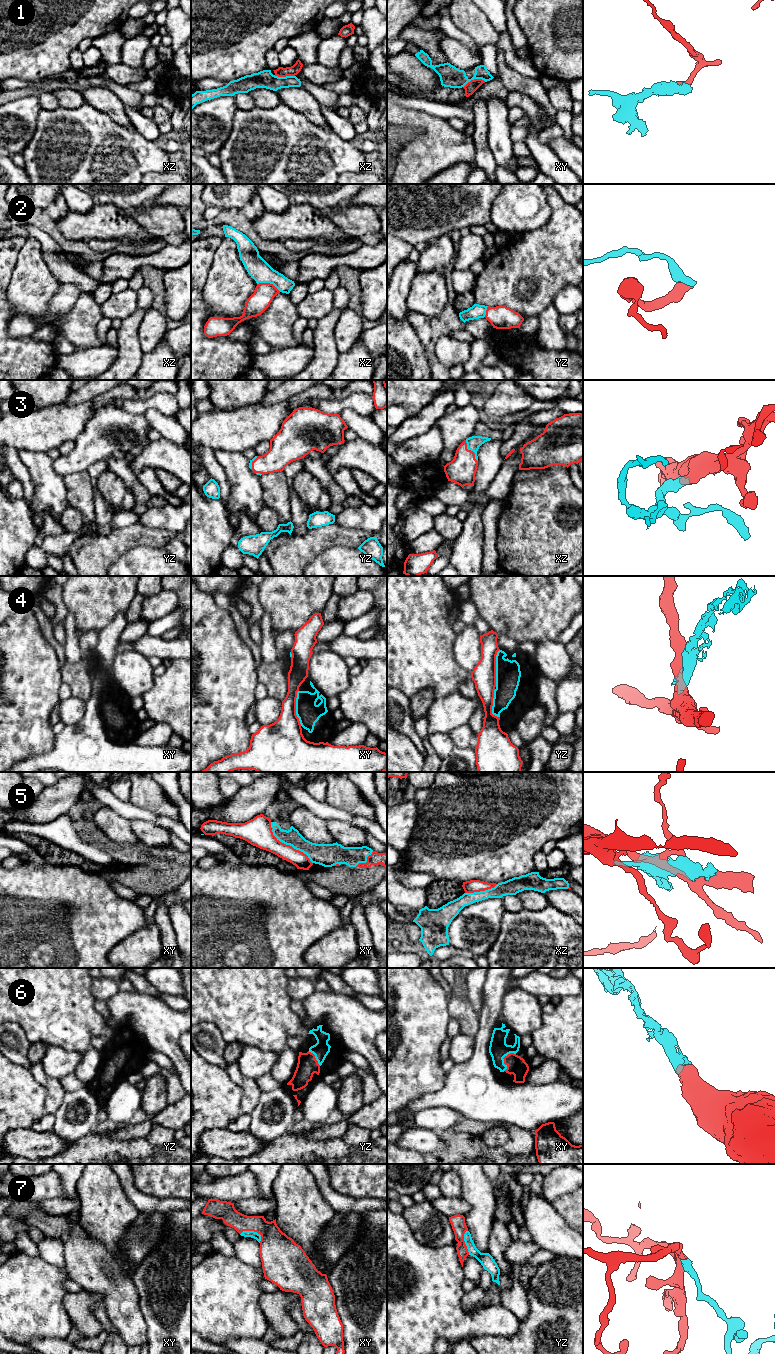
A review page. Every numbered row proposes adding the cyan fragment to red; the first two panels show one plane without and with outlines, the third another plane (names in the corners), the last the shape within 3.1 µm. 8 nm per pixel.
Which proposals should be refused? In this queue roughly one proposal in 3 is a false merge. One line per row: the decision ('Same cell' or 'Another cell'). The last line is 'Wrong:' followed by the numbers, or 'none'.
1: Another cell
2: Same cell
3: Same cell
4: Another cell
5: Same cell
6: Same cell
7: Same cell
Wrong: 1, 4

